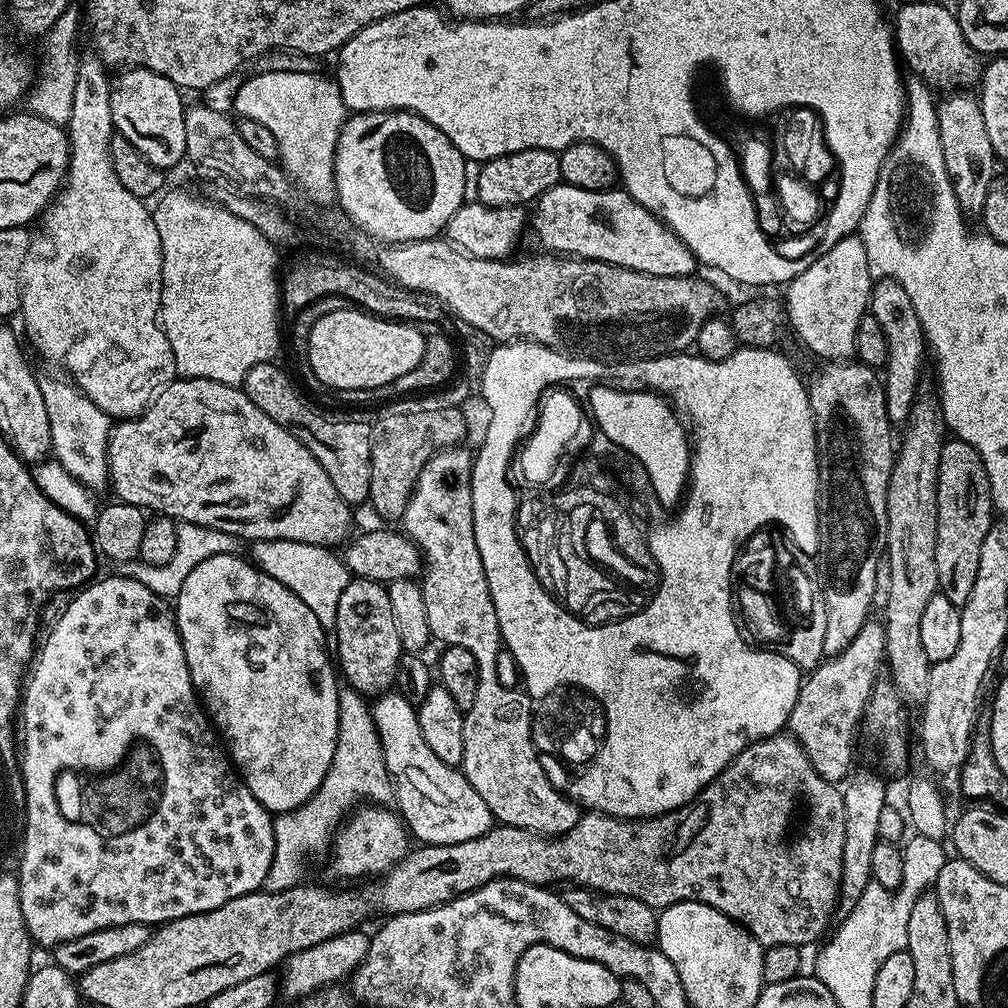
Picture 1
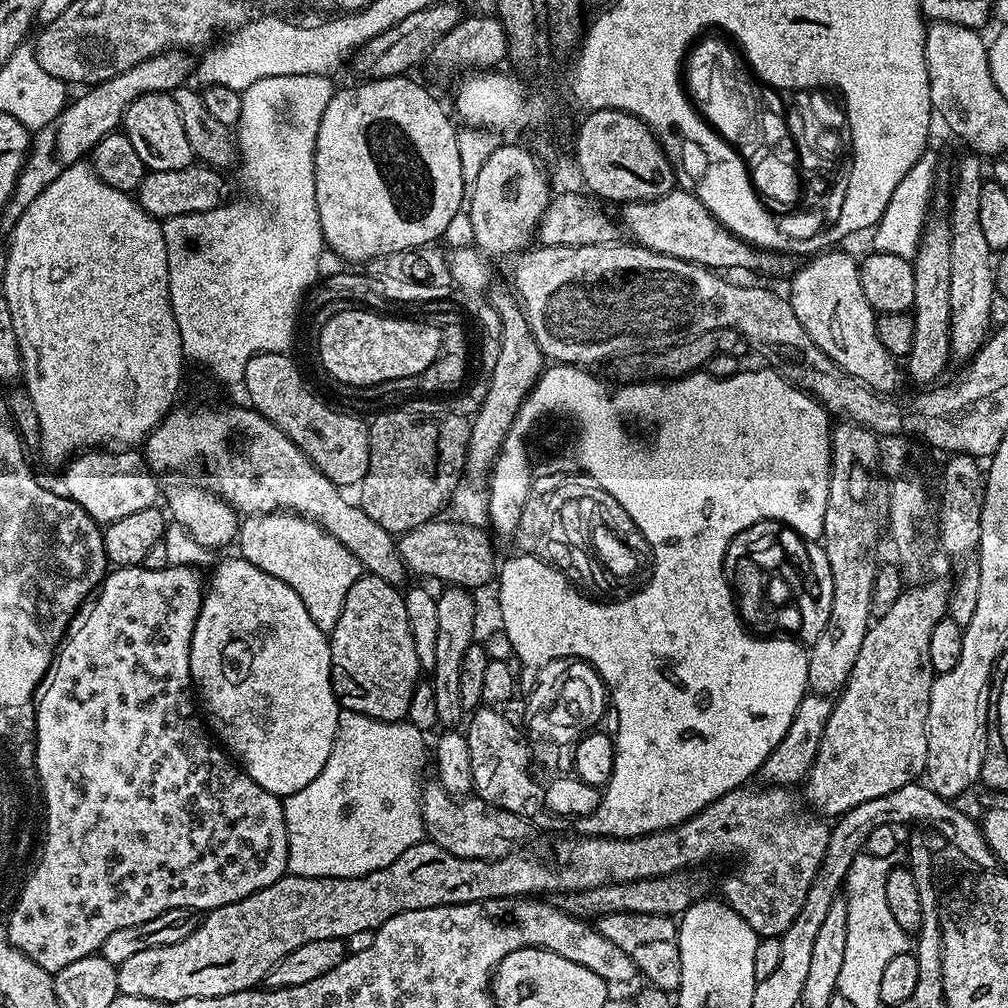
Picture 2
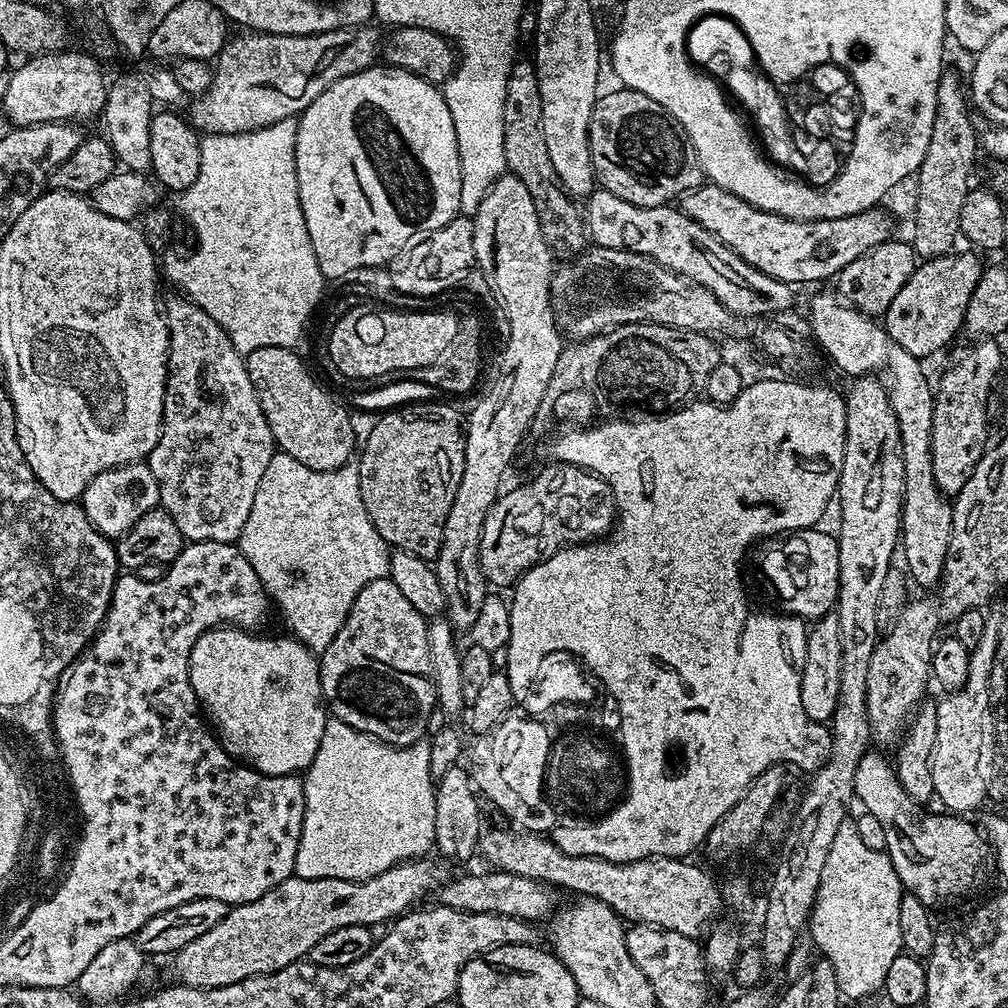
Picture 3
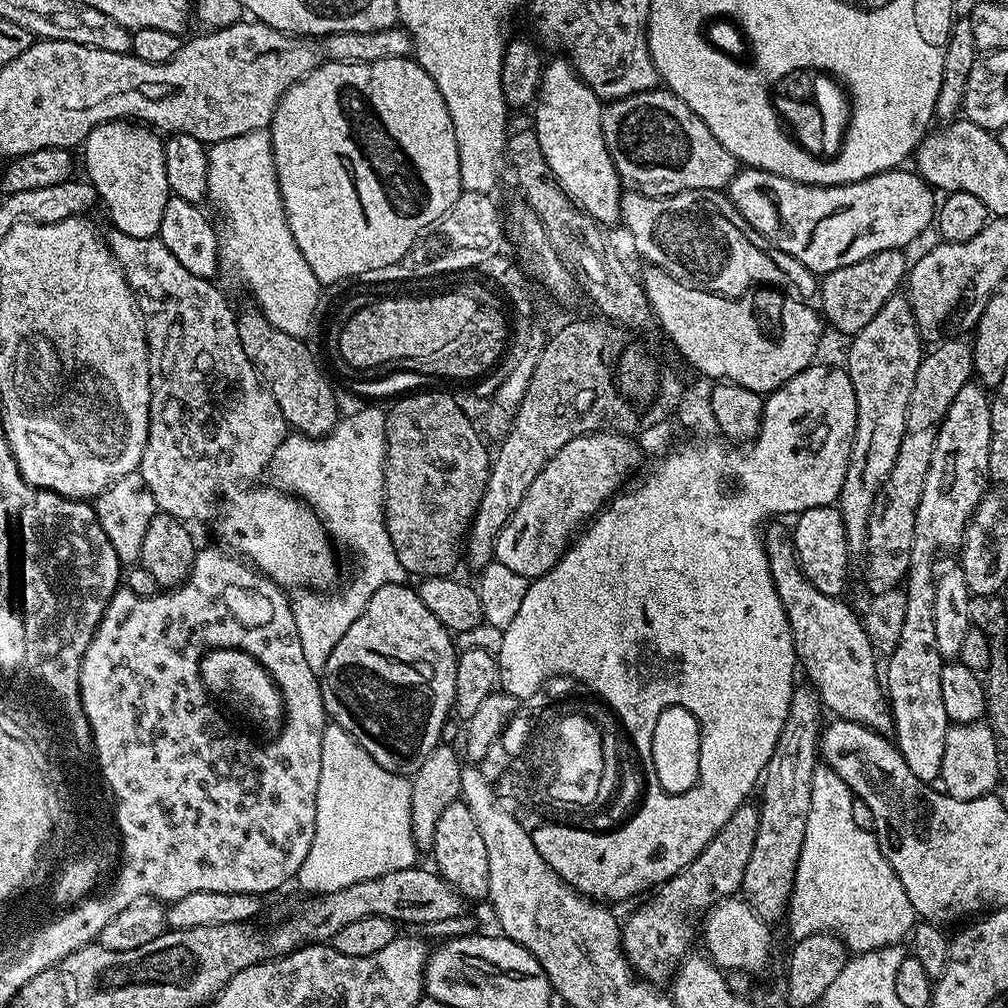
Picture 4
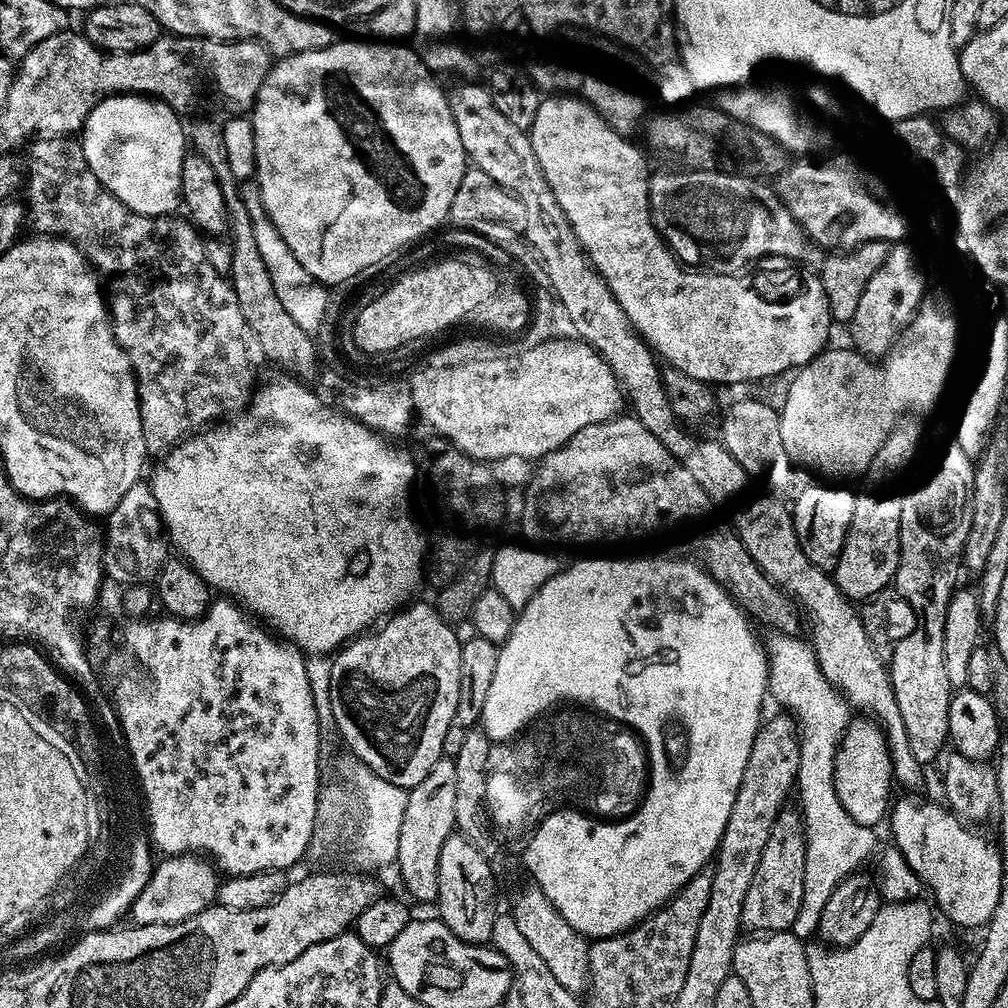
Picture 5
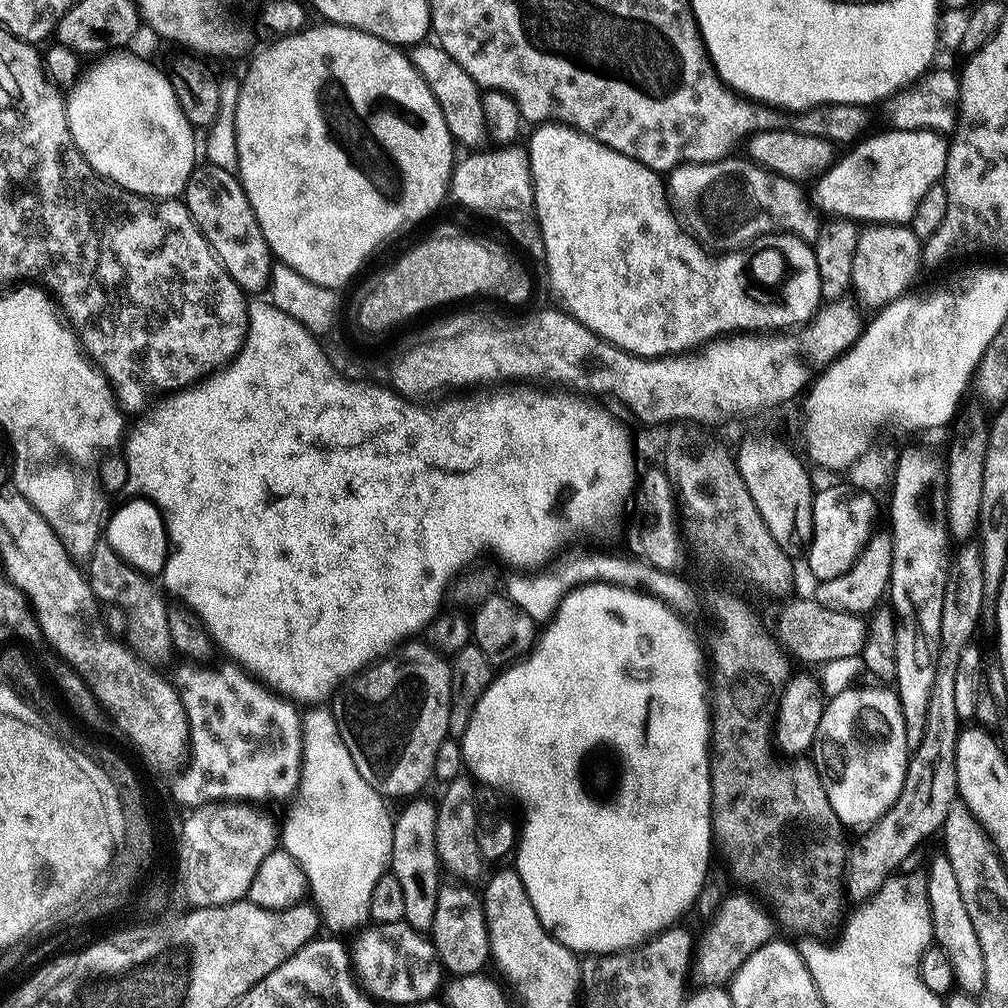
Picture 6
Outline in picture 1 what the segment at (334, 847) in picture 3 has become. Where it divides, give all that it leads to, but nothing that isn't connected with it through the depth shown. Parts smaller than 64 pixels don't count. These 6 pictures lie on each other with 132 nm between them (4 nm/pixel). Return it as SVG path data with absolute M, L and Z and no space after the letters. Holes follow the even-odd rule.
M347 686L338 687L338 742L334 746L334 758L322 786L302 806L279 813L273 819L274 858L264 879L263 891L281 892L301 883L304 859L315 852L329 851L334 833L342 821L357 806L367 802L372 806L384 806L393 799L392 779L382 758L382 744L374 726L370 704L360 693Z

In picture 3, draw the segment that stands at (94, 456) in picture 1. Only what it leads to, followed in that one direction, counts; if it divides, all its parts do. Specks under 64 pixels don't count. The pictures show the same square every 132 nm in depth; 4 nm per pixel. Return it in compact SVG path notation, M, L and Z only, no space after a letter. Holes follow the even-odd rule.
M147 463L123 464L120 468L111 468L92 478L82 497L82 507L86 518L106 537L119 538L142 518L151 508L160 503L158 482L148 469Z

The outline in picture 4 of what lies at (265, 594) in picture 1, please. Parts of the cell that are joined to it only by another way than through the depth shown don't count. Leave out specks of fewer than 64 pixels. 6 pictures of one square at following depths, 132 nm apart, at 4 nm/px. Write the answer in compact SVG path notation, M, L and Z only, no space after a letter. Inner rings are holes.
M214 648L200 663L200 677L213 697L221 696L226 703L245 712L254 723L275 729L283 721L284 697L270 673L250 654L240 652L237 648Z

